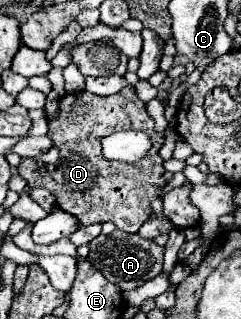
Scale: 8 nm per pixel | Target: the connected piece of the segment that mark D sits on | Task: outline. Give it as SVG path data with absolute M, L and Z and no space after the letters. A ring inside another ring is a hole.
M126 86L112 96L96 96L88 92L72 92L62 96L60 114L58 118L50 120L48 138L54 142L54 146L60 148L60 160L56 168L42 176L38 172L36 160L24 158L18 166L18 172L28 182L28 186L40 186L52 192L58 206L64 212L76 216L84 226L110 220L118 230L138 232L138 228L152 214L150 202L158 196L158 190L166 184L166 180L162 178L164 168L158 154L164 136L154 132L154 120L148 116L146 104L136 96L136 90ZM118 130L142 130L150 136L152 148L144 160L126 164L110 162L102 156L100 138Z

